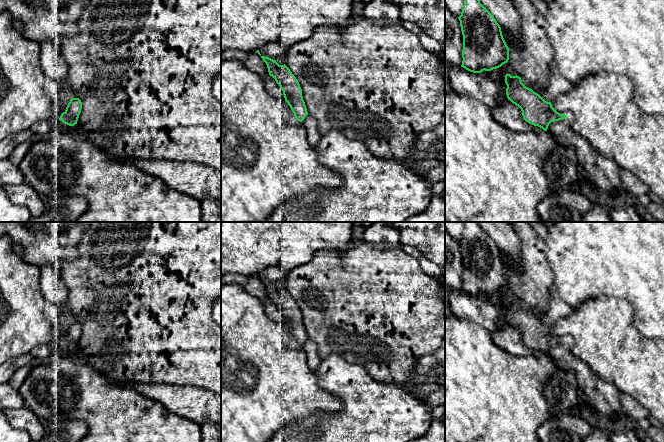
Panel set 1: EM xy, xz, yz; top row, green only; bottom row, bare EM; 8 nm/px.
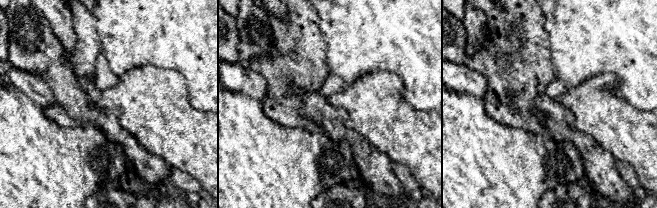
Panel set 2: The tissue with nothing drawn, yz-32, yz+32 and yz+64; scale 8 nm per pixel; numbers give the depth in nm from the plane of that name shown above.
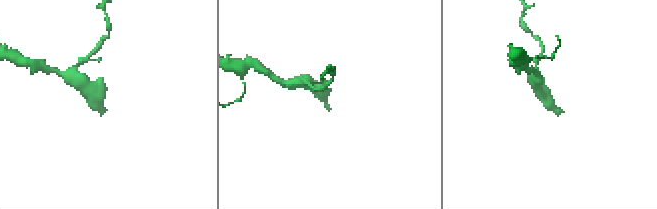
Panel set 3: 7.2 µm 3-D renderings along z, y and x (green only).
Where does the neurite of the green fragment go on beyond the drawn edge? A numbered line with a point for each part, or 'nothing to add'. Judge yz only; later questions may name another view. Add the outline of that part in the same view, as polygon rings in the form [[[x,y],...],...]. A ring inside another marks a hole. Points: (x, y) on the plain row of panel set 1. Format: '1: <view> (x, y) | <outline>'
1: yz (603, 397) | [[[568,341],[552,345],[547,355],[562,370],[575,373],[577,383],[589,406],[612,425],[613,418],[619,421],[620,415],[626,415],[621,404],[620,392],[611,383],[600,378],[584,361],[572,354]]]

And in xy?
1: xy (59, 349) | [[[58,343],[55,347],[55,353],[56,355],[68,355],[74,358],[79,354],[79,350],[77,348],[69,350]]]

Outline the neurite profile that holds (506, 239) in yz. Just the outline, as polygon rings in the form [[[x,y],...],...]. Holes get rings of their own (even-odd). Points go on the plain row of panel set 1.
[[[479,222],[479,224],[511,261],[515,263],[520,261],[519,239],[508,222]]]

